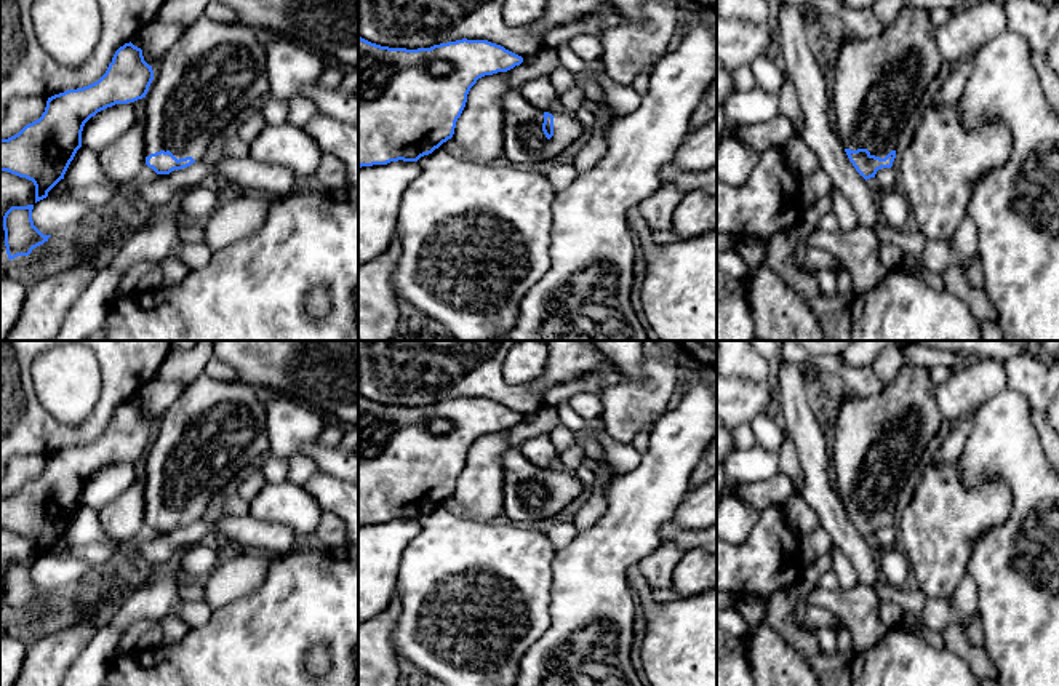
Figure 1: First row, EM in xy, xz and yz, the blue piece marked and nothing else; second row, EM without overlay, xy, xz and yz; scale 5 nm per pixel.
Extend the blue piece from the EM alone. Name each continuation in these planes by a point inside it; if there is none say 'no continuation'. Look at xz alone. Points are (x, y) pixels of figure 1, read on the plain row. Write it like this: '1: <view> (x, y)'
1: xz (525, 501)

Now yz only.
1: yz (880, 440)

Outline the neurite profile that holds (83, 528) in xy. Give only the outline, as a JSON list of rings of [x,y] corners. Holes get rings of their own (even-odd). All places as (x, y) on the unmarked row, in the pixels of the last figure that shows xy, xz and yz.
[[[80,505],[70,520],[64,539],[70,545],[88,545],[93,542],[109,540],[101,528],[98,512],[91,507]]]

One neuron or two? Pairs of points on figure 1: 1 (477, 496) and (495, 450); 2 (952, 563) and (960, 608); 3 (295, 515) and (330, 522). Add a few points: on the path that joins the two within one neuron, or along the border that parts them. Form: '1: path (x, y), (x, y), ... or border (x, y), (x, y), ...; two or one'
1: path (480, 485), (485, 461); one
2: border (965, 573), (947, 598), (928, 598); two
3: border (325, 512), (312, 533); two

